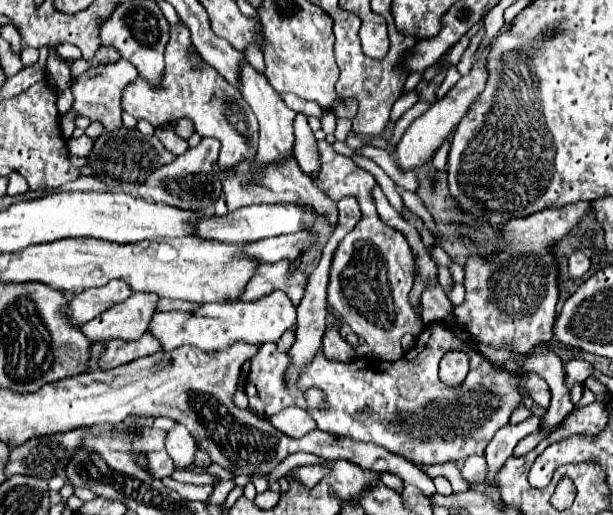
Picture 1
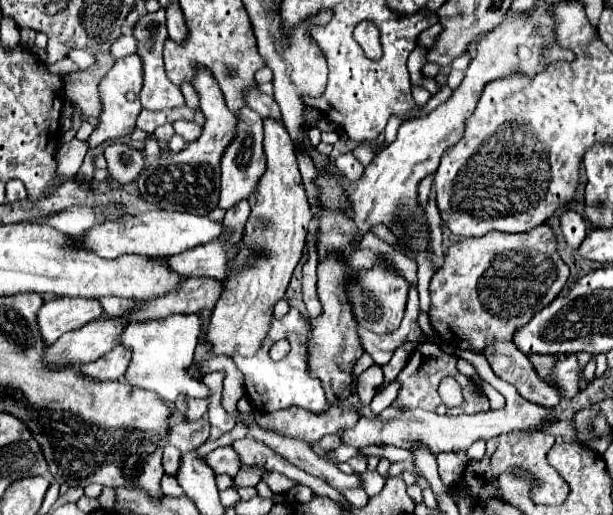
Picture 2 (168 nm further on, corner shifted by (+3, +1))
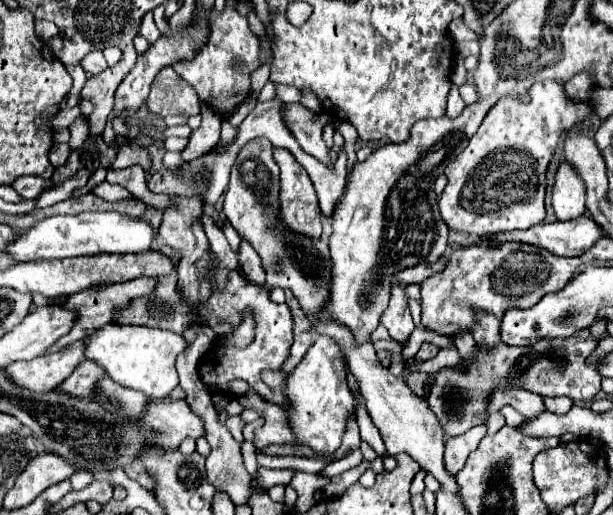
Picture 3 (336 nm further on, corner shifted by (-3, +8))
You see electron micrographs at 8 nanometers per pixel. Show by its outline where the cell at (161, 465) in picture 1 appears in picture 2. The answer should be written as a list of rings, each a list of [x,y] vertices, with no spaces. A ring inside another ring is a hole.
[[[170,445],[164,447],[162,465],[164,465],[164,473],[166,473],[166,475],[176,475],[176,471],[178,471],[178,457],[180,457],[180,455],[182,455],[182,453],[180,453],[178,449],[174,449],[174,447],[170,447]]]

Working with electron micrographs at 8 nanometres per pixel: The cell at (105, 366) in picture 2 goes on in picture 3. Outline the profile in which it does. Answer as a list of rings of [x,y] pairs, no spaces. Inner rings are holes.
[[[82,362],[58,386],[58,390],[70,398],[88,398],[88,394],[92,392],[92,386],[96,384],[96,378],[100,378],[100,374],[104,374],[104,370],[100,370],[100,366],[92,366],[92,362]]]

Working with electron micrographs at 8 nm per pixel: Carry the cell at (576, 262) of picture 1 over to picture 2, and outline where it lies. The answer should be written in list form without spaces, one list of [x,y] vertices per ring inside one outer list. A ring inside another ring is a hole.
[[[566,211],[560,217],[560,227],[562,227],[562,233],[566,237],[568,247],[578,251],[578,247],[586,239],[586,229],[588,229],[586,227],[586,219],[580,213],[576,213],[576,211]]]

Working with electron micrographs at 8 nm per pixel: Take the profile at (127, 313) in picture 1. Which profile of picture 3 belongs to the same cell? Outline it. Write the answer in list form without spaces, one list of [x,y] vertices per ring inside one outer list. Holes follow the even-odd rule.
[[[74,342],[56,354],[38,356],[28,362],[16,362],[4,368],[4,374],[18,388],[42,394],[54,390],[60,382],[64,382],[82,360],[84,346],[80,346],[80,342]]]

